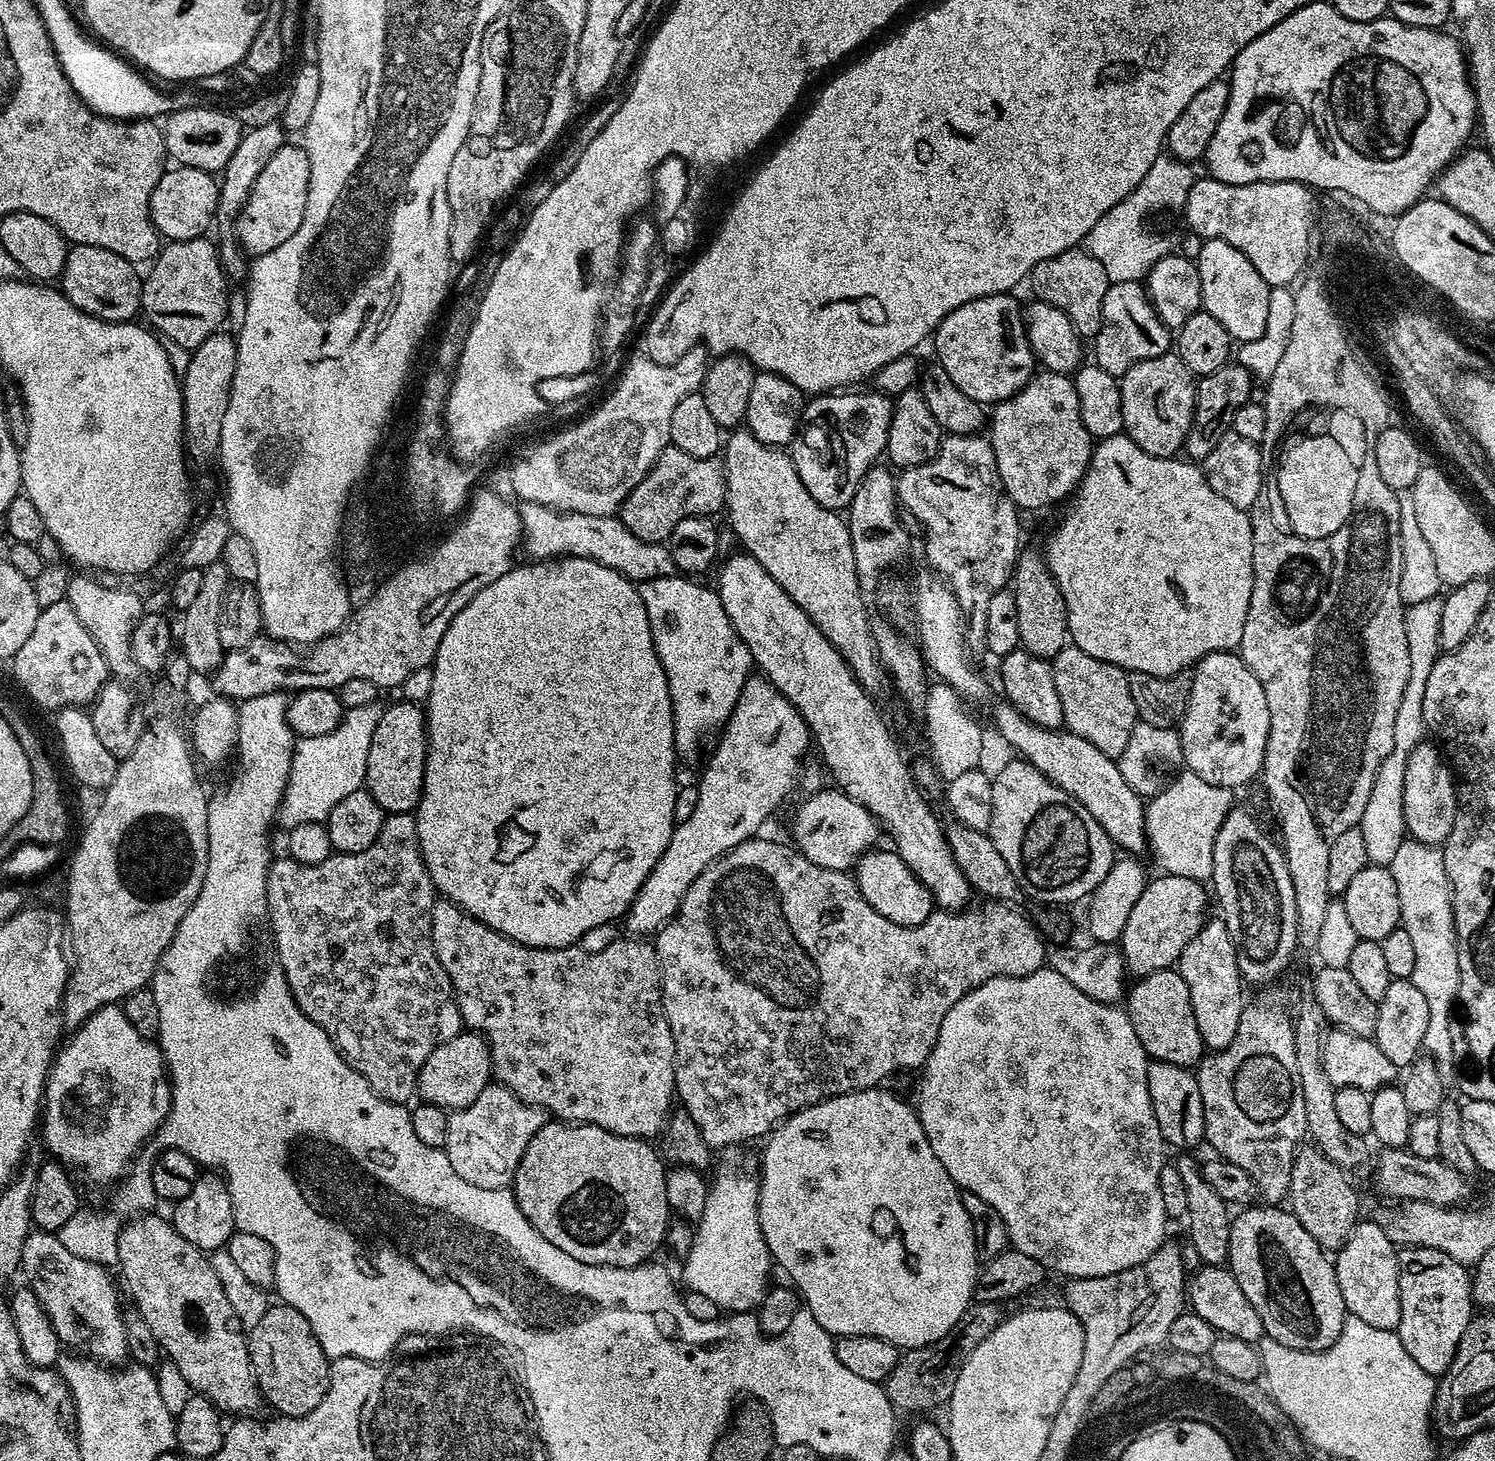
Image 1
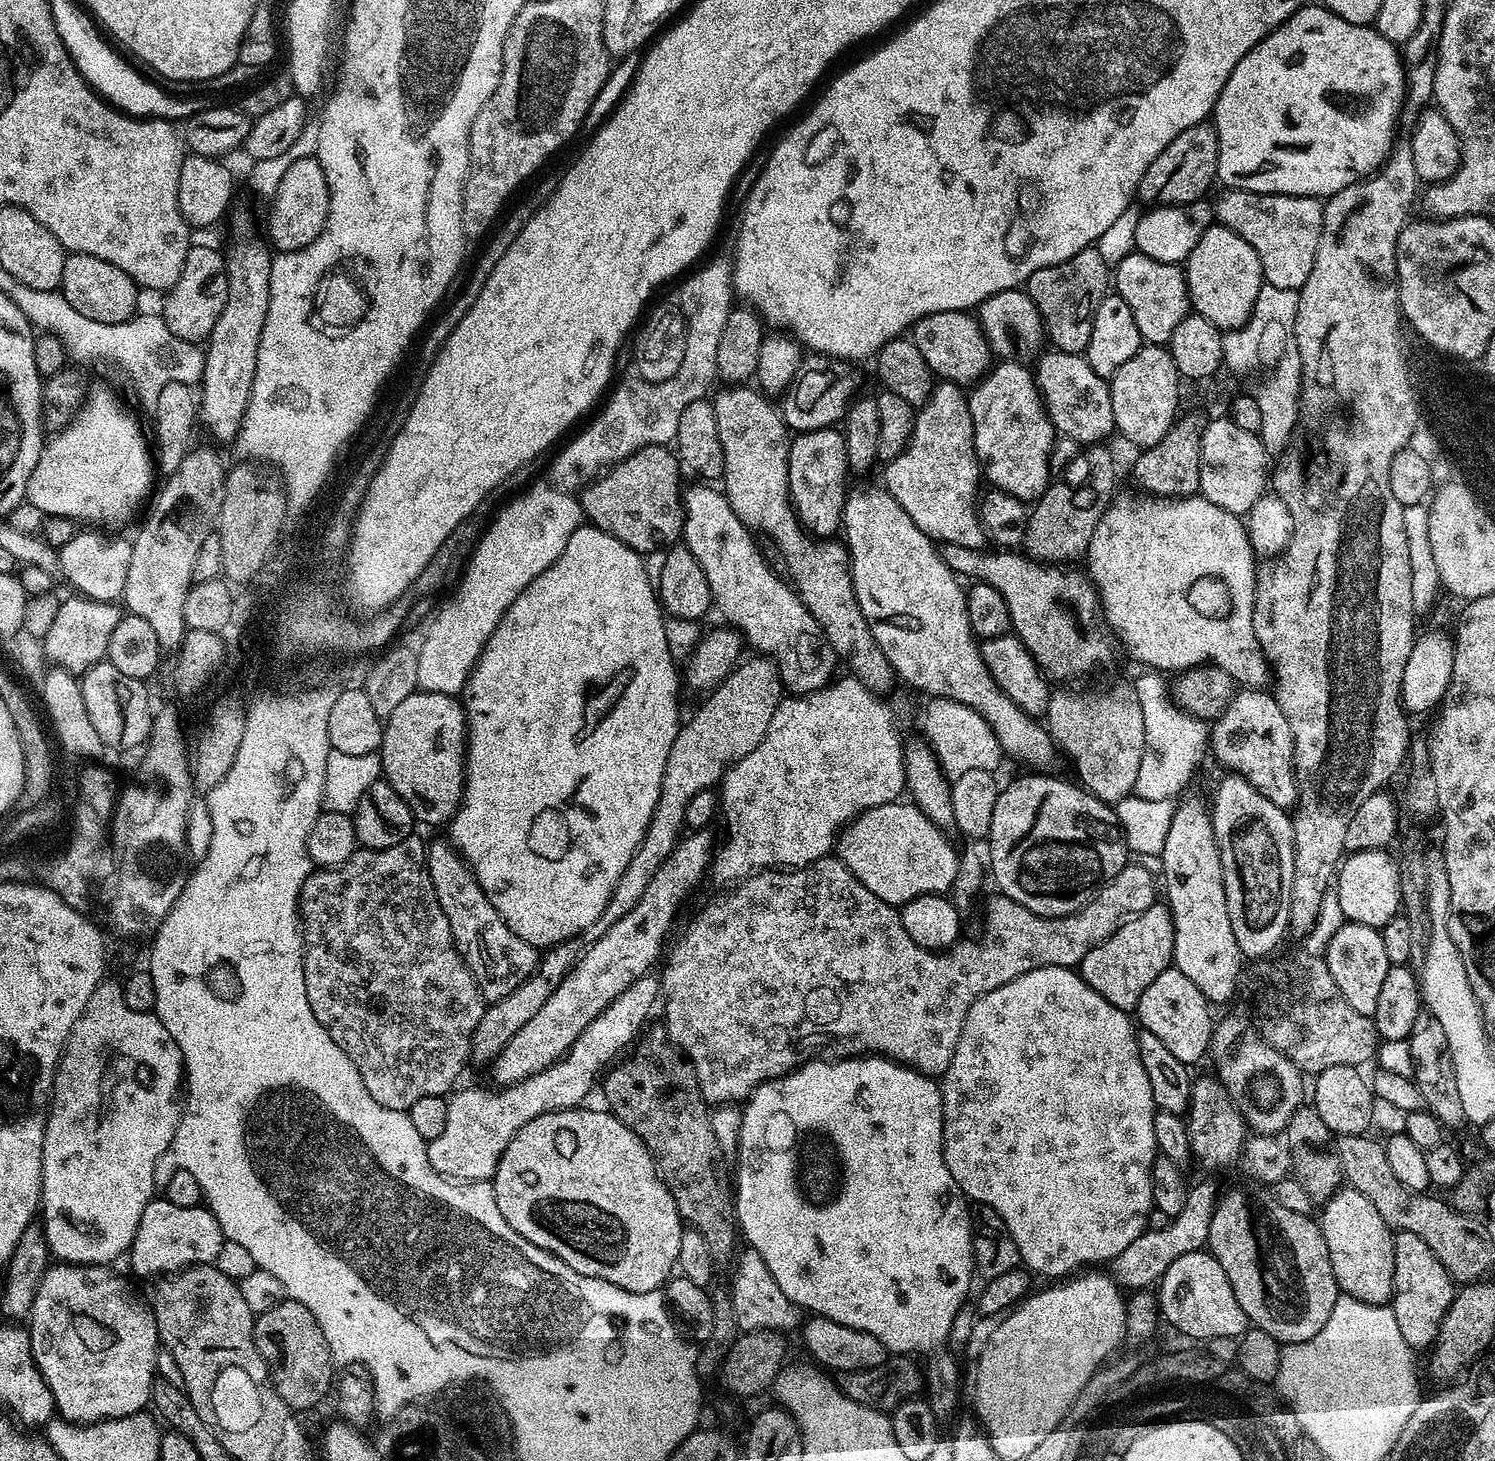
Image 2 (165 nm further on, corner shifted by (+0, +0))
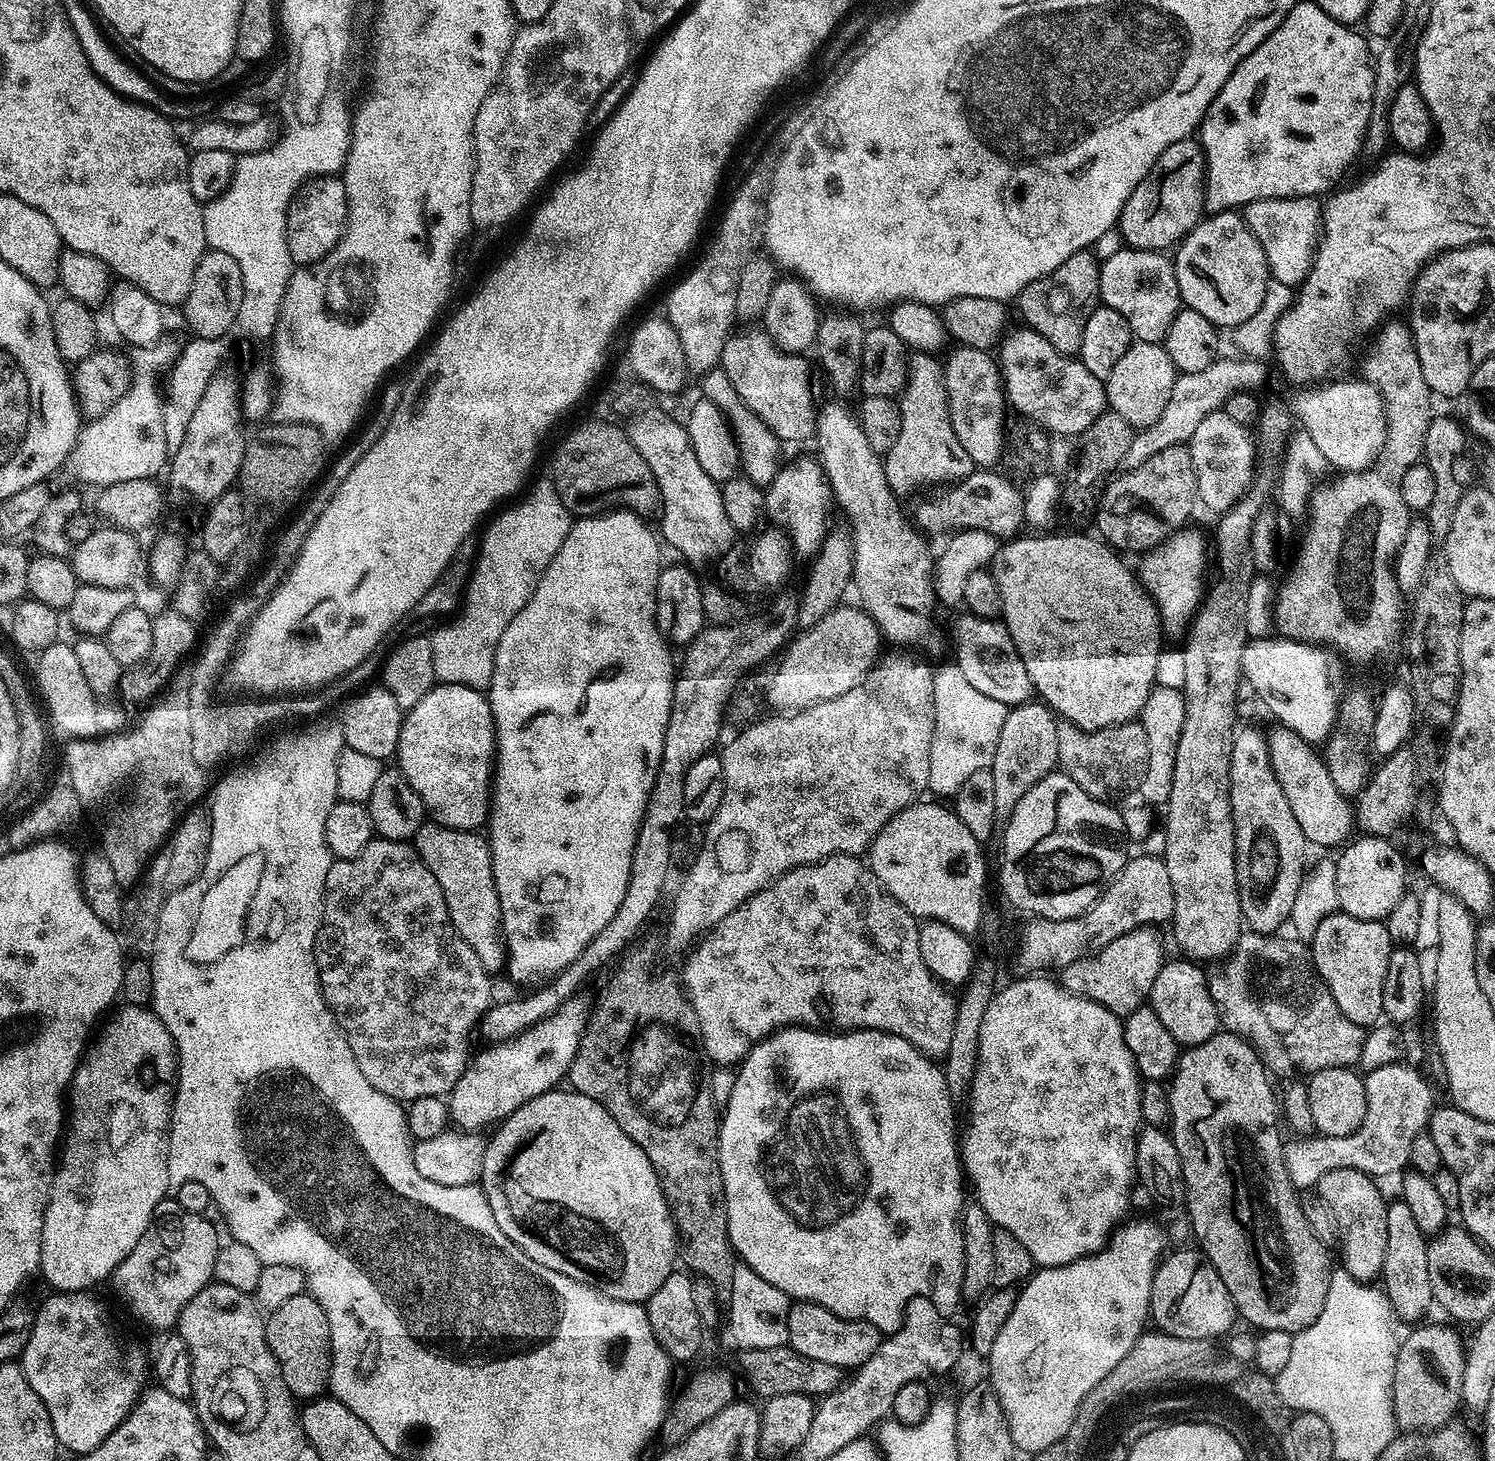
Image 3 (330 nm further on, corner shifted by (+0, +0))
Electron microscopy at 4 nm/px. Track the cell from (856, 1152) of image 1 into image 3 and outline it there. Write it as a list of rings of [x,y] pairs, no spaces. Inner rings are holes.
[[[789,1026],[772,1033],[771,1036],[759,1040],[750,1049],[739,1065],[734,1090],[730,1090],[728,1103],[723,1105],[722,1119],[720,1120],[720,1169],[722,1170],[722,1182],[724,1183],[724,1201],[728,1203],[728,1233],[732,1239],[733,1249],[743,1263],[748,1264],[750,1270],[760,1274],[766,1282],[773,1283],[778,1290],[784,1291],[793,1301],[809,1300],[815,1304],[821,1304],[826,1310],[838,1314],[847,1320],[865,1320],[870,1322],[881,1334],[891,1334],[899,1330],[904,1322],[904,1308],[915,1296],[925,1296],[934,1302],[934,1306],[940,1312],[952,1314],[959,1304],[962,1304],[962,1278],[963,1278],[963,1226],[961,1213],[964,1211],[966,1195],[964,1196],[965,1177],[962,1175],[962,1156],[958,1151],[958,1134],[956,1138],[956,1116],[952,1113],[954,1101],[948,1093],[943,1067],[933,1057],[919,1052],[906,1038],[895,1036],[889,1032],[879,1032],[873,1028],[861,1028],[859,1030],[840,1030],[833,1034],[828,1030],[817,1030],[812,1026]]]

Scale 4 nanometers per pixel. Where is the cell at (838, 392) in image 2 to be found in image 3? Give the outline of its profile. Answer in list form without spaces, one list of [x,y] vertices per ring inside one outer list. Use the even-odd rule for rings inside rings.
[[[763,326],[748,328],[745,332],[733,331],[722,350],[719,367],[724,368],[726,378],[734,382],[734,390],[738,390],[738,398],[742,398],[744,405],[754,414],[758,414],[758,418],[762,418],[762,422],[766,422],[768,429],[782,442],[811,441],[816,435],[818,400],[812,397],[812,372],[804,359],[803,355],[783,352]]]

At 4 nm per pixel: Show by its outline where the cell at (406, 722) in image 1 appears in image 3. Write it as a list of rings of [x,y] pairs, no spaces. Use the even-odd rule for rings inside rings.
[[[437,683],[422,702],[404,712],[394,760],[435,823],[459,832],[474,832],[489,823],[496,759],[496,722],[481,689]]]

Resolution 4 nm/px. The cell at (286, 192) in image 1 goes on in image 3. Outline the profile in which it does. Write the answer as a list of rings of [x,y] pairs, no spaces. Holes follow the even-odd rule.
[[[317,178],[304,185],[288,207],[288,249],[293,265],[317,264],[336,248],[348,226],[348,199],[343,179]]]

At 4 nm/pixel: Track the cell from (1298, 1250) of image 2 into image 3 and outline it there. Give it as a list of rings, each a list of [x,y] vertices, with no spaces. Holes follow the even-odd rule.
[[[1221,1030],[1206,1042],[1193,1044],[1181,1051],[1176,1067],[1172,1070],[1170,1083],[1167,1085],[1168,1119],[1170,1121],[1170,1135],[1178,1150],[1178,1158],[1182,1162],[1184,1204],[1186,1209],[1188,1208],[1188,1220],[1192,1223],[1192,1232],[1196,1235],[1197,1242],[1195,1241],[1195,1243],[1199,1245],[1209,1262],[1212,1263],[1214,1270],[1218,1270],[1218,1278],[1222,1278],[1226,1290],[1230,1290],[1230,1298],[1234,1302],[1239,1319],[1245,1320],[1248,1323],[1245,1325],[1256,1330],[1265,1332],[1286,1330],[1295,1334],[1313,1324],[1318,1318],[1318,1314],[1322,1314],[1322,1306],[1326,1306],[1326,1290],[1330,1290],[1330,1278],[1334,1271],[1334,1265],[1332,1265],[1331,1258],[1328,1257],[1329,1245],[1323,1244],[1314,1234],[1314,1230],[1310,1230],[1310,1222],[1306,1222],[1306,1214],[1302,1214],[1301,1193],[1293,1186],[1288,1167],[1284,1161],[1286,1140],[1280,1137],[1282,1113],[1278,1103],[1278,1092],[1277,1089],[1276,1092],[1272,1089],[1272,1084],[1268,1079],[1270,1079],[1270,1073],[1260,1061],[1260,1055],[1257,1054],[1255,1048],[1241,1036],[1236,1036],[1227,1030]],[[1236,1160],[1252,1160],[1248,1172],[1236,1172]]]

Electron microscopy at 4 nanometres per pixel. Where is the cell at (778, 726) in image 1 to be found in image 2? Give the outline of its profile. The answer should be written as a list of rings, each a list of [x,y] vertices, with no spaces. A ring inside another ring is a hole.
[[[708,830],[689,831],[650,879],[650,884],[638,904],[624,918],[619,918],[614,926],[610,926],[610,930],[606,931],[602,938],[585,947],[575,967],[565,974],[564,981],[550,994],[550,998],[546,998],[546,1006],[542,1006],[542,1010],[538,1010],[534,1018],[524,1023],[522,1030],[518,1030],[518,1034],[514,1034],[510,1042],[506,1042],[503,1050],[496,1055],[495,1060],[491,1061],[490,1069],[492,1068],[492,1076],[497,1080],[495,1081],[497,1085],[503,1086],[524,1080],[527,1076],[538,1074],[555,1064],[557,1060],[561,1060],[572,1049],[578,1034],[582,1034],[582,1030],[586,1030],[586,1026],[590,1026],[594,1018],[601,1016],[614,1002],[614,998],[621,996],[635,980],[649,975],[655,969],[652,967],[655,966],[656,959],[658,964],[665,951],[664,939],[667,938],[668,931],[671,930],[672,923],[675,922],[676,915],[684,904],[684,899],[699,886],[700,879],[703,878],[704,872],[706,876],[714,859],[714,843],[712,844],[710,833],[711,831]]]

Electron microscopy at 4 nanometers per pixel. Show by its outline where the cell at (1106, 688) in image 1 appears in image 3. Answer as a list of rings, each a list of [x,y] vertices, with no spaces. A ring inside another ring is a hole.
[[[1068,720],[1057,726],[1059,767],[1095,800],[1111,801],[1139,789],[1150,762],[1146,731],[1140,722],[1120,724],[1103,732],[1083,732]]]

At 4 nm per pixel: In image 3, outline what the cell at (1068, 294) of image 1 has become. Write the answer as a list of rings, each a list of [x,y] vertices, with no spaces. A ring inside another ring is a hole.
[[[1092,250],[1075,252],[1050,274],[1030,282],[1016,297],[1015,307],[1020,307],[1020,316],[1025,325],[1034,329],[1054,350],[1064,356],[1076,356],[1082,346],[1082,330],[1086,330],[1086,321],[1101,303],[1100,265],[1096,253]]]

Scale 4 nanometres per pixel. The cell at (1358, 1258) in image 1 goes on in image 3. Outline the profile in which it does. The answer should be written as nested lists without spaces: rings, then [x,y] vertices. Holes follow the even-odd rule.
[[[1343,1168],[1322,1174],[1314,1189],[1315,1195],[1330,1206],[1340,1227],[1340,1247],[1344,1250],[1343,1271],[1365,1282],[1375,1281],[1375,1276],[1377,1279],[1383,1273],[1386,1258],[1386,1210],[1389,1201],[1384,1200],[1376,1184],[1379,1183],[1364,1172]]]

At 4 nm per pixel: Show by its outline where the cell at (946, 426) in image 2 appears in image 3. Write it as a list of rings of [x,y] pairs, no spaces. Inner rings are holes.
[[[912,352],[908,357],[908,380],[904,383],[904,390],[898,397],[898,403],[902,410],[902,434],[898,437],[898,443],[894,450],[883,457],[884,473],[890,482],[893,492],[903,494],[918,487],[923,480],[940,480],[936,482],[955,482],[963,480],[965,476],[974,471],[974,465],[970,454],[962,450],[962,442],[954,435],[954,426],[950,426],[950,410],[946,398],[946,386],[944,385],[944,365],[931,352]]]

